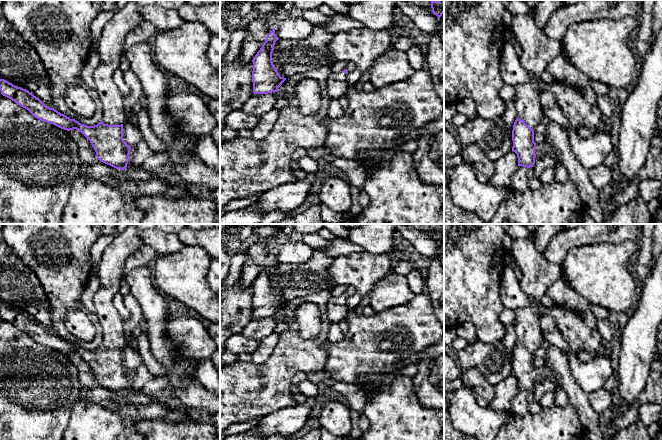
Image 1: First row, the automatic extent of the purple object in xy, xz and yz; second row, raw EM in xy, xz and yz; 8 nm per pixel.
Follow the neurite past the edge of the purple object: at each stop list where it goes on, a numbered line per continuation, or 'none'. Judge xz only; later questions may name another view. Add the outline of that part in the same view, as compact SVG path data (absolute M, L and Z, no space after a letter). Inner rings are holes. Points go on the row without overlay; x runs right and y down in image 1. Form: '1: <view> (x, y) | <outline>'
1: xz (337, 309) | M343 295L330 297L326 306L327 319L331 323L339 323L345 320L350 311L346 303L346 298Z

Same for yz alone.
1: yz (538, 274) | M527 234L513 240L511 253L517 267L522 271L520 282L524 293L533 304L515 310L517 342L524 344L533 354L543 345L545 339L540 327L539 305L547 288L561 275L559 265L548 262L539 253Z

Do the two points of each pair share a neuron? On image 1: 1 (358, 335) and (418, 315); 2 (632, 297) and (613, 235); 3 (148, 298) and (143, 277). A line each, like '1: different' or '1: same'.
1: same
2: different
3: same

